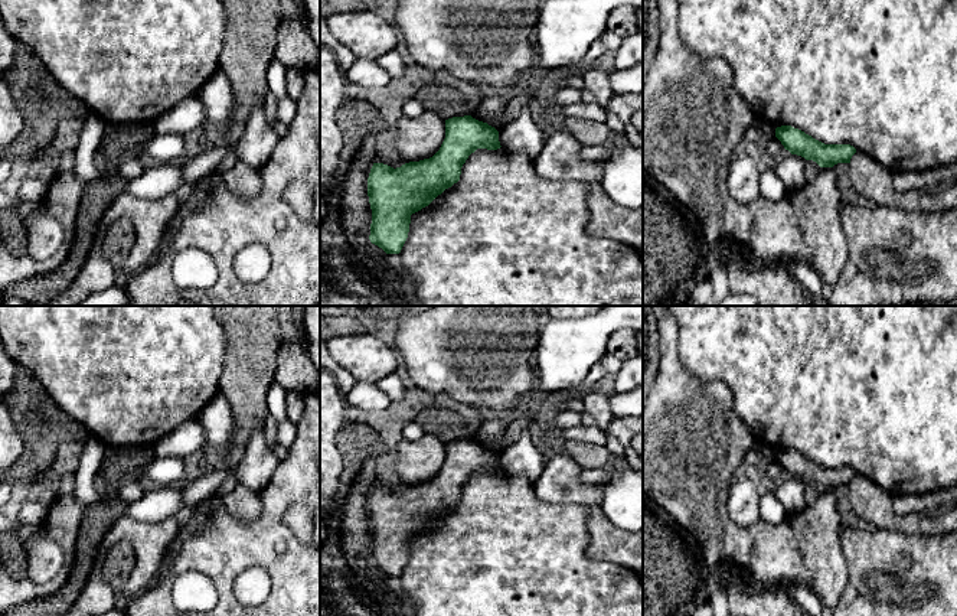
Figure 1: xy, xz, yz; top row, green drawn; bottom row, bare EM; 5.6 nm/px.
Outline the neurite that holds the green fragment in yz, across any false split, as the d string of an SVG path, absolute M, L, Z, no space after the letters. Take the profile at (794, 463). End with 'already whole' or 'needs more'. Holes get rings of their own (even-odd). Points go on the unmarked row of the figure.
M791 449L775 452L775 460L791 478L816 485L820 490L833 490L837 486L850 486L856 472L850 467L824 467Z; already whole

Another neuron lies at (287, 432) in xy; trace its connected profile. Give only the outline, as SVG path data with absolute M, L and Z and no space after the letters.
M284 420L278 423L277 443L290 449L298 436L298 428L294 423Z

